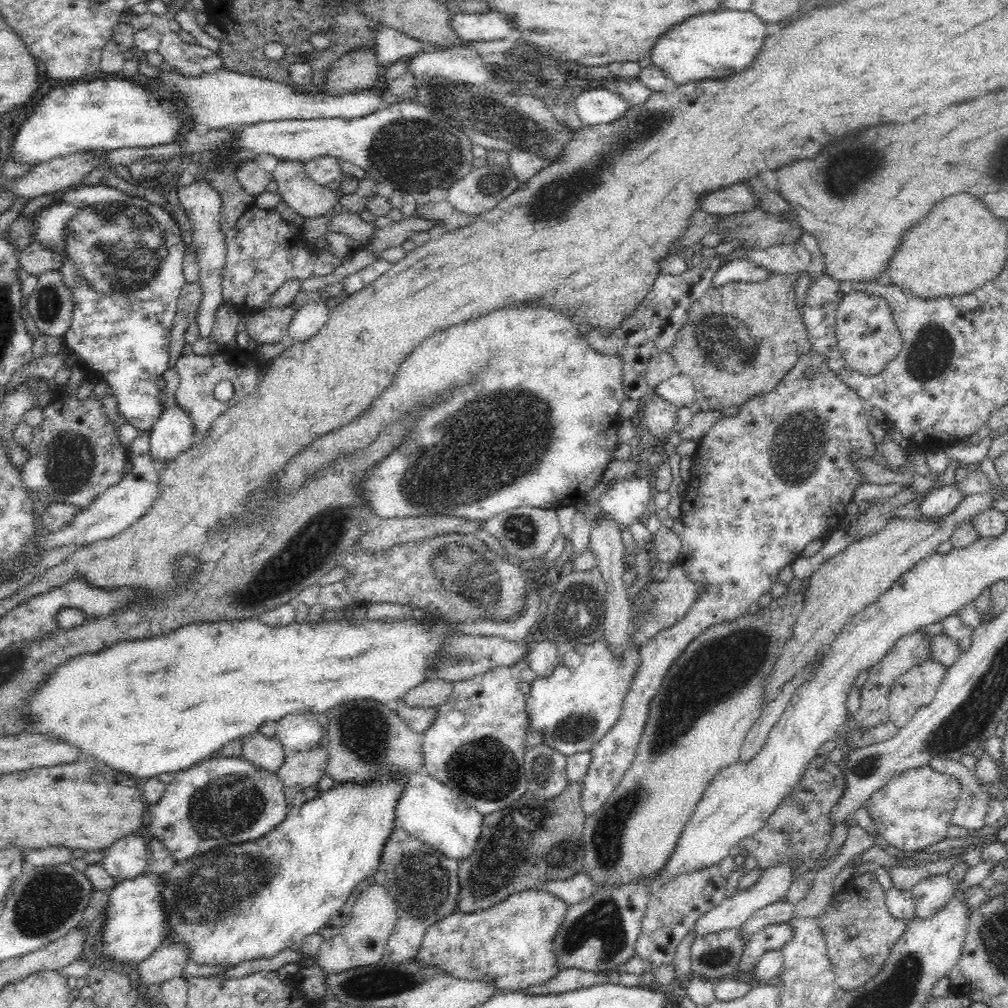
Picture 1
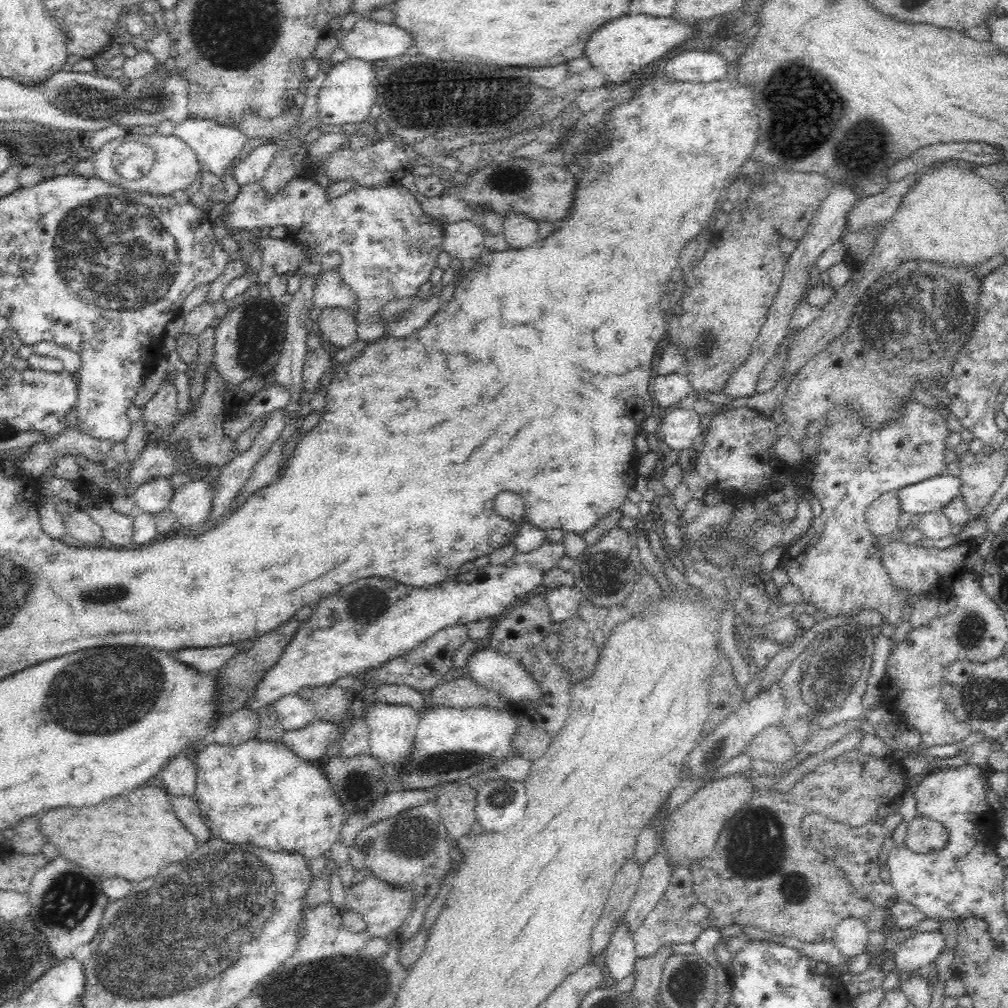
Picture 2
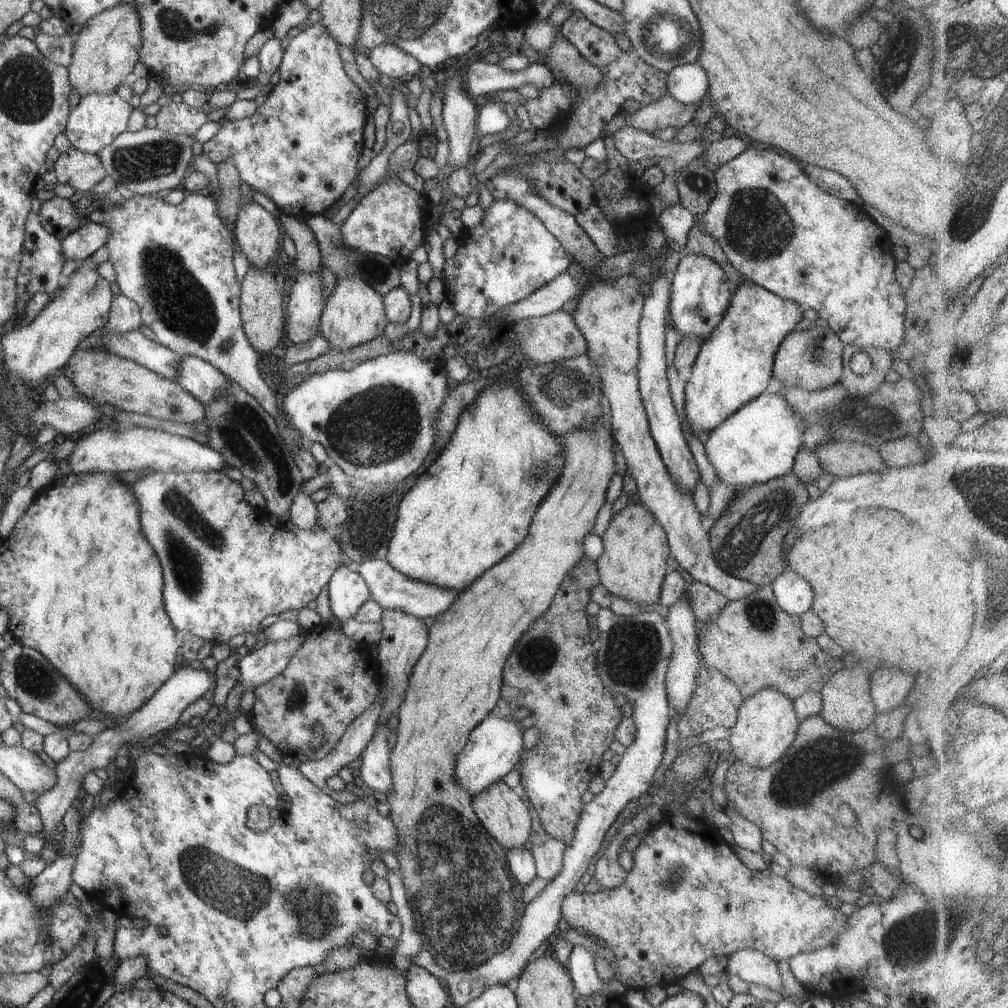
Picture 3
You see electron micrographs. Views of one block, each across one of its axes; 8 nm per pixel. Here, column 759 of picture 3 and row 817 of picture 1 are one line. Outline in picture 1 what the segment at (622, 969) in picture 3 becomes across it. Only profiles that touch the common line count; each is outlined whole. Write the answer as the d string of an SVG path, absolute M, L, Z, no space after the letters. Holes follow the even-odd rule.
M924 765L894 776L864 806L868 809L877 832L890 846L904 852L926 852L929 846L947 838L961 790L956 778Z

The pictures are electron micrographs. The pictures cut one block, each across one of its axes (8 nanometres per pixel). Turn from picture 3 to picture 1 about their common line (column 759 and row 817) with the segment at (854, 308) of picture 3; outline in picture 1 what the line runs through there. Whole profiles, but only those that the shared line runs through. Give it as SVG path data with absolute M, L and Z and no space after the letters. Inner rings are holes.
M240 757L211 758L174 774L174 780L167 785L163 797L149 807L150 823L146 832L149 837L157 838L168 849L170 857L176 861L184 861L226 844L240 844L264 836L286 818L289 808L285 801L282 780L278 779L276 773L270 774Z

